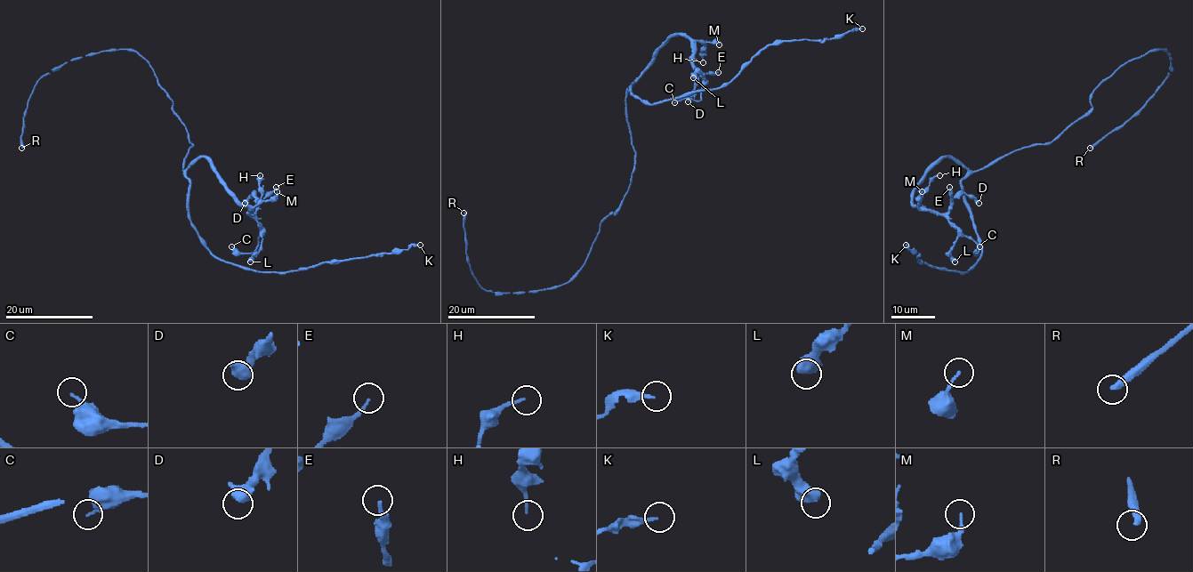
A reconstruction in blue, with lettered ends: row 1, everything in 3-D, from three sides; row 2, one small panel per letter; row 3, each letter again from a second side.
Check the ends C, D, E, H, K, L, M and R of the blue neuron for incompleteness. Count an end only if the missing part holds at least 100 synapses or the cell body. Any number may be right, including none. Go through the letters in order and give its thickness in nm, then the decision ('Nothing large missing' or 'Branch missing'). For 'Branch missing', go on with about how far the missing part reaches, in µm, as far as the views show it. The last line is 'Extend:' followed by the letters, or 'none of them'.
C: Thickness 220 nm. Nothing large missing
D: Thickness 440 nm. Nothing large missing
E: Thickness 170 nm. Nothing large missing
H: Thickness 130 nm. Nothing large missing
K: Thickness 200 nm. Nothing large missing
L: Thickness 700 nm. Nothing large missing
M: Thickness 140 nm. Nothing large missing
R: Thickness 320 nm. Branch missing. Missing length about 80 µm
Extend: R

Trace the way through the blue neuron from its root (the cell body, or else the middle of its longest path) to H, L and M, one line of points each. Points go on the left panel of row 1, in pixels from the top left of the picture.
H: (191, 147), (182, 170), (204, 157), (219, 180), (244, 205), (258, 203), (260, 175)
L: (191, 147), (182, 170), (204, 157), (262, 229), (260, 249), (250, 261)
M: (191, 147), (184, 158), (182, 170), (204, 157), (219, 180), (242, 204), (257, 205), (274, 197), (277, 191)

